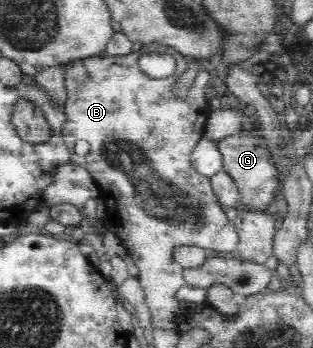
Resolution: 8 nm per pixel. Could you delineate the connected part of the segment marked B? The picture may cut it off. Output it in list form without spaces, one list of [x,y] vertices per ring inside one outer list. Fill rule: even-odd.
[[[155,43],[142,46],[139,52],[127,55],[89,56],[64,65],[68,101],[64,107],[66,122],[60,133],[67,150],[70,151],[70,162],[84,167],[92,175],[93,181],[100,188],[98,198],[103,200],[111,211],[117,211],[119,219],[123,219],[111,221],[107,229],[117,236],[141,271],[137,278],[144,289],[144,302],[150,311],[149,327],[175,332],[175,317],[180,311],[179,300],[175,295],[186,285],[186,281],[185,268],[174,259],[174,250],[180,246],[197,246],[213,251],[231,252],[238,244],[238,233],[233,222],[227,218],[219,198],[215,198],[210,179],[197,173],[191,163],[192,152],[204,135],[205,121],[212,115],[209,102],[205,101],[205,89],[211,81],[210,75],[205,70],[199,71],[191,94],[185,100],[179,100],[173,94],[173,86],[189,69],[189,61],[176,49]],[[151,51],[168,53],[174,57],[175,73],[170,77],[152,79],[141,72],[139,58]],[[77,141],[87,141],[89,153],[75,153]]]

